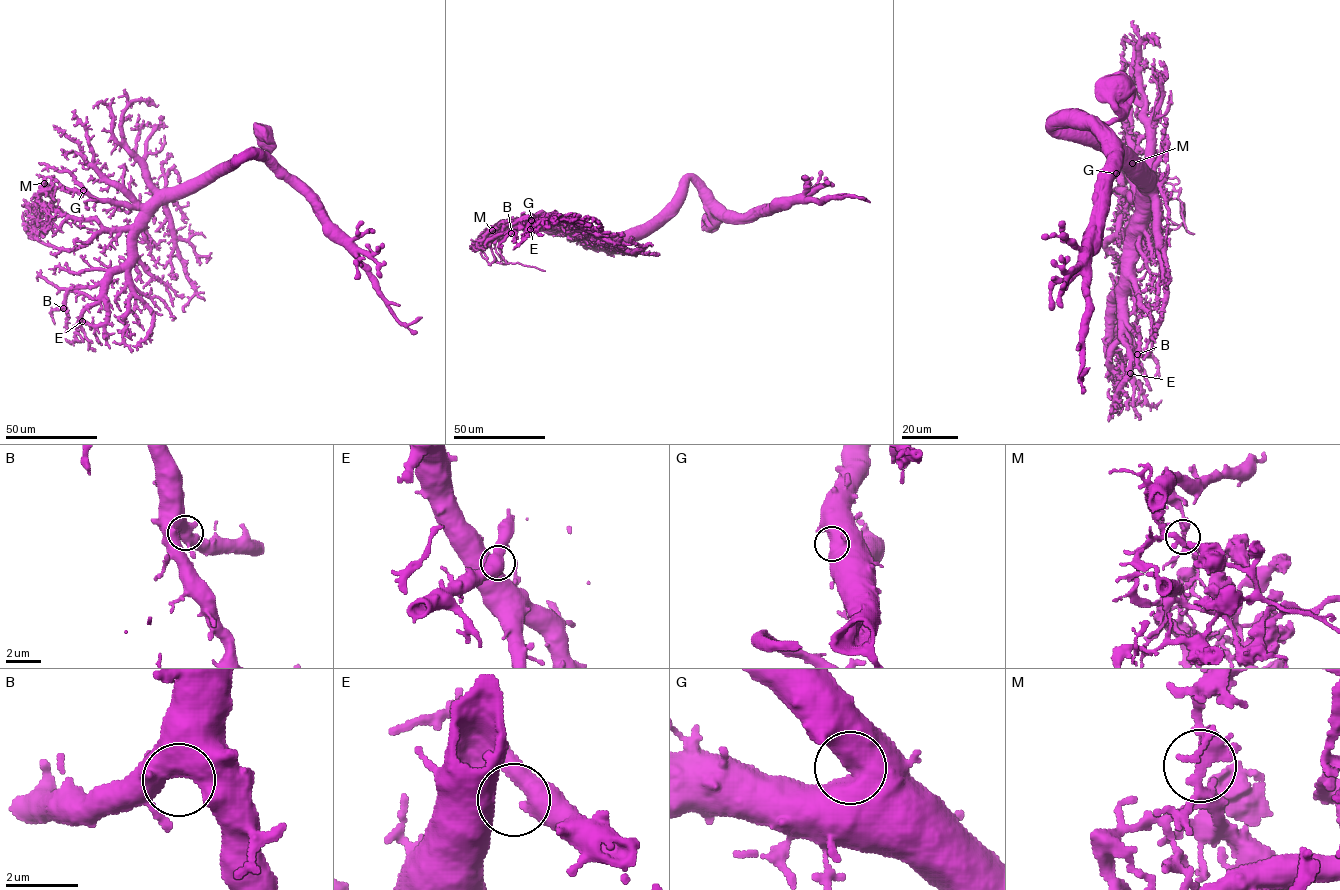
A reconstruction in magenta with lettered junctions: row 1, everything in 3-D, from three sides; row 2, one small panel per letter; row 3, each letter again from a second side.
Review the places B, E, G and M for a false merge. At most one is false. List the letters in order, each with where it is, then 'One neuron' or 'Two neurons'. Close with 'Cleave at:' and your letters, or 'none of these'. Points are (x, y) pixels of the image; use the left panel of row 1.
B: Place: (63, 308). One neuron
E: Place: (82, 321). One neuron
G: Place: (83, 190). One neuron
M: Place: (44, 183). Two neurons
Cleave at: M

